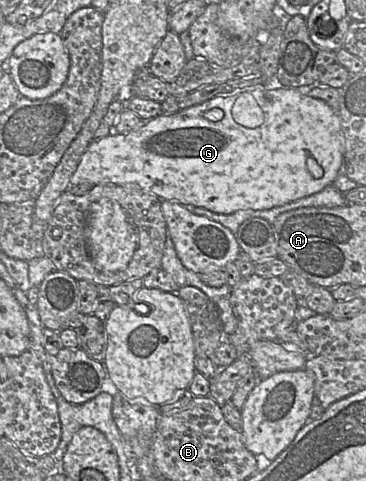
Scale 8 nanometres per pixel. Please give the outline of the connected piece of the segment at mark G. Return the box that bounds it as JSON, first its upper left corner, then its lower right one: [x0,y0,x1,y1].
[70,85,345,214]

